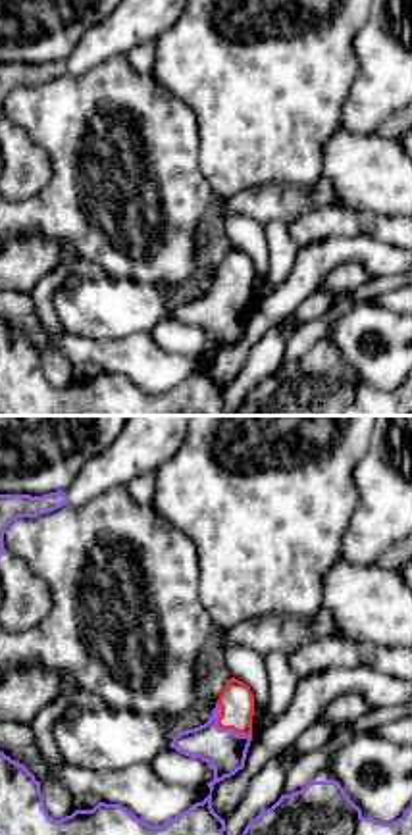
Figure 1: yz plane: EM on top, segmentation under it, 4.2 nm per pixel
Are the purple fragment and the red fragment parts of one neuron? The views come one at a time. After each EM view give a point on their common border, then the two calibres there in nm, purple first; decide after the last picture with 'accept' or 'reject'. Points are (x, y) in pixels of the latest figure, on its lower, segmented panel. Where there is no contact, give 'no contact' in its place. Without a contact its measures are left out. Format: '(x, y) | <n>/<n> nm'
(224, 730) | 170/140 nm

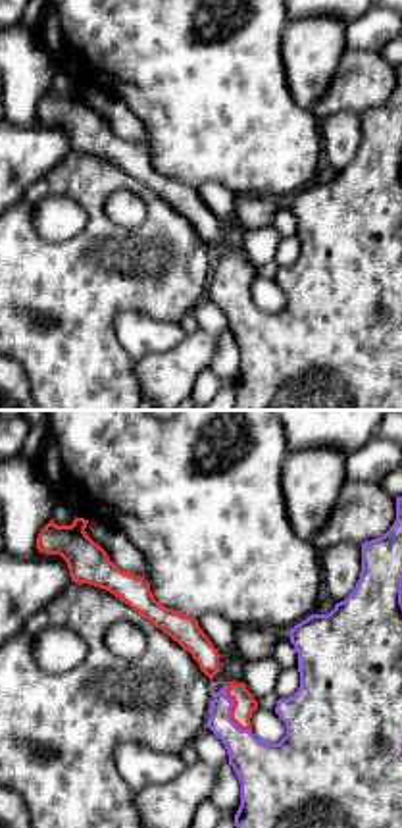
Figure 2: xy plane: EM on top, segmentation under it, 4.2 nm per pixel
(229, 713) | 200/90 nm

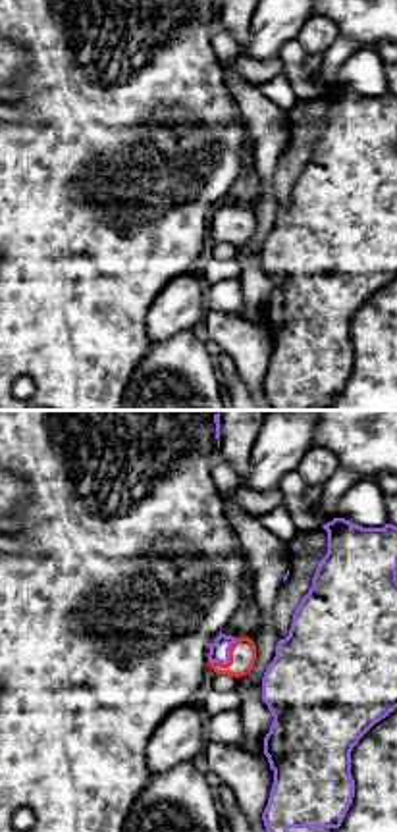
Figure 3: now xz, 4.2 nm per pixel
(228, 659) | 80/110 nm

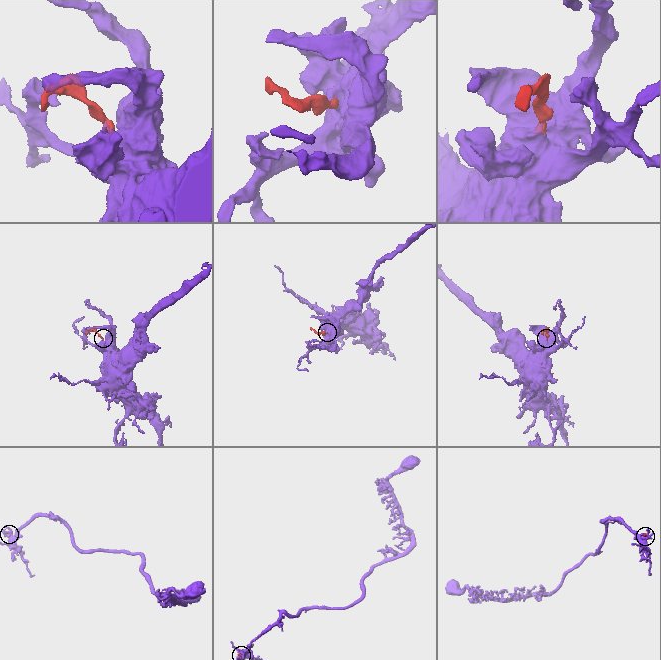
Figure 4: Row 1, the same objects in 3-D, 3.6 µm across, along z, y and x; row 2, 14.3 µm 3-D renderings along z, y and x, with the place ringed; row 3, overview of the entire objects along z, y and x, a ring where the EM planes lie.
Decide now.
accept

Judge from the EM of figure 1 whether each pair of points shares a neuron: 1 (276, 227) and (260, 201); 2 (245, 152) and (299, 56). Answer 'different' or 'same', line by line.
1: different
2: same

